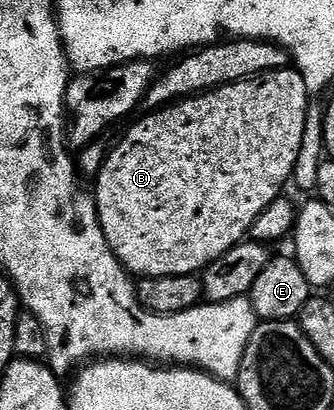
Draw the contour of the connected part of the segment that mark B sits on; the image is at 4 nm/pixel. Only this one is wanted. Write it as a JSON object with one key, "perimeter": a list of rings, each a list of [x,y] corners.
{"perimeter":[[[294,68],[275,70],[264,74],[262,78],[250,78],[247,81],[231,83],[228,86],[217,87],[207,93],[185,98],[172,105],[166,105],[154,112],[144,113],[140,122],[132,121],[123,143],[112,149],[101,167],[98,177],[93,182],[93,197],[99,213],[101,232],[105,232],[105,240],[109,248],[117,256],[127,273],[139,278],[156,278],[157,276],[181,276],[182,274],[198,275],[207,269],[207,265],[217,260],[225,252],[239,245],[251,233],[251,225],[269,208],[273,200],[277,200],[292,181],[297,164],[297,152],[301,152],[301,140],[309,133],[307,127],[307,101],[309,95],[305,88],[305,80]]]}

